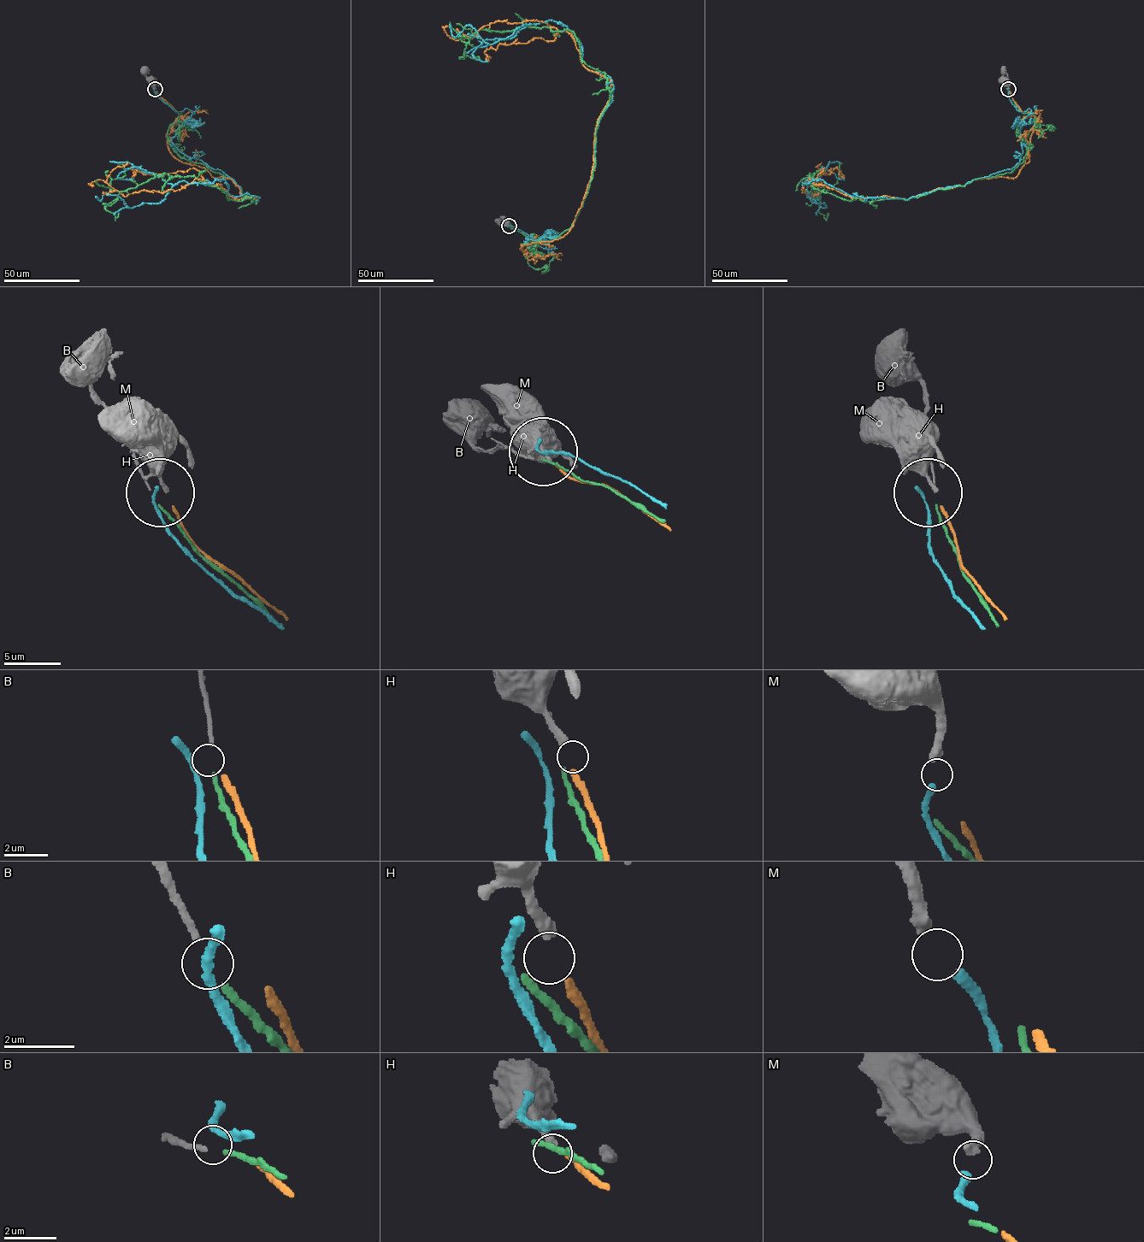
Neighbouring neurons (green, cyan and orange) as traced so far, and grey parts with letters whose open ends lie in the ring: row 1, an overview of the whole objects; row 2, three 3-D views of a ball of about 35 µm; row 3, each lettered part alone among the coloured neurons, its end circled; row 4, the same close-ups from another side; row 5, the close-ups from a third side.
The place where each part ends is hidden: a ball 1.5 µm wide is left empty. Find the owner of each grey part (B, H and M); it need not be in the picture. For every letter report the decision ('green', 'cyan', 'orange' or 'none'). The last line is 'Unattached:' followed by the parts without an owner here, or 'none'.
B: green
H: orange
M: cyan
Unattached: none

